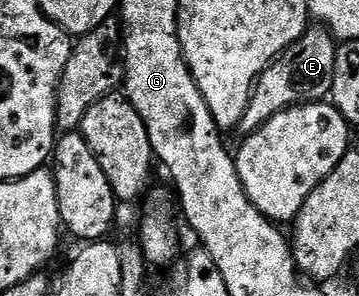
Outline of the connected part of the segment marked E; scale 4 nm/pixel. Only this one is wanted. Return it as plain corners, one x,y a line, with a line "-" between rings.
306,28
294,44
286,48
261,72
260,78
253,85
253,92
249,95
249,109
237,123
236,131
241,134
254,132
259,130
259,126
263,126
263,122
291,106
324,101
333,91
338,47
338,41
330,34
328,28

